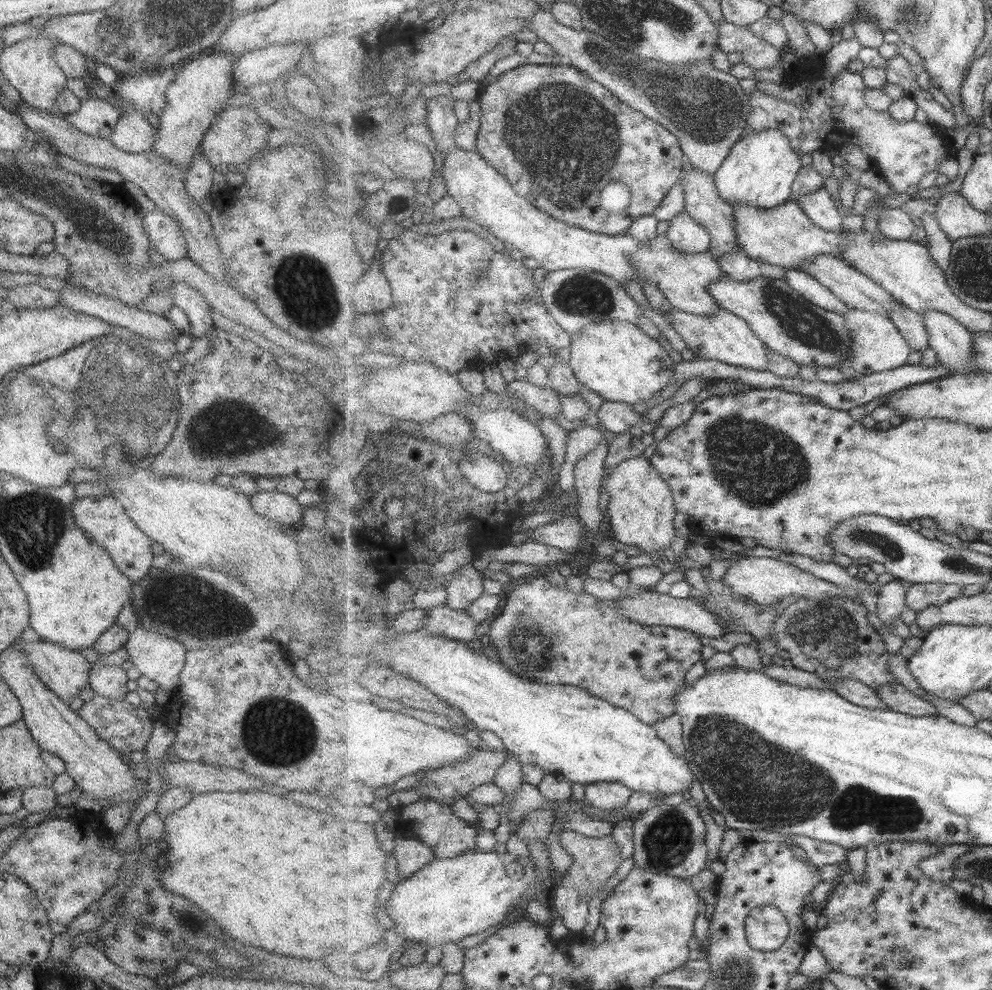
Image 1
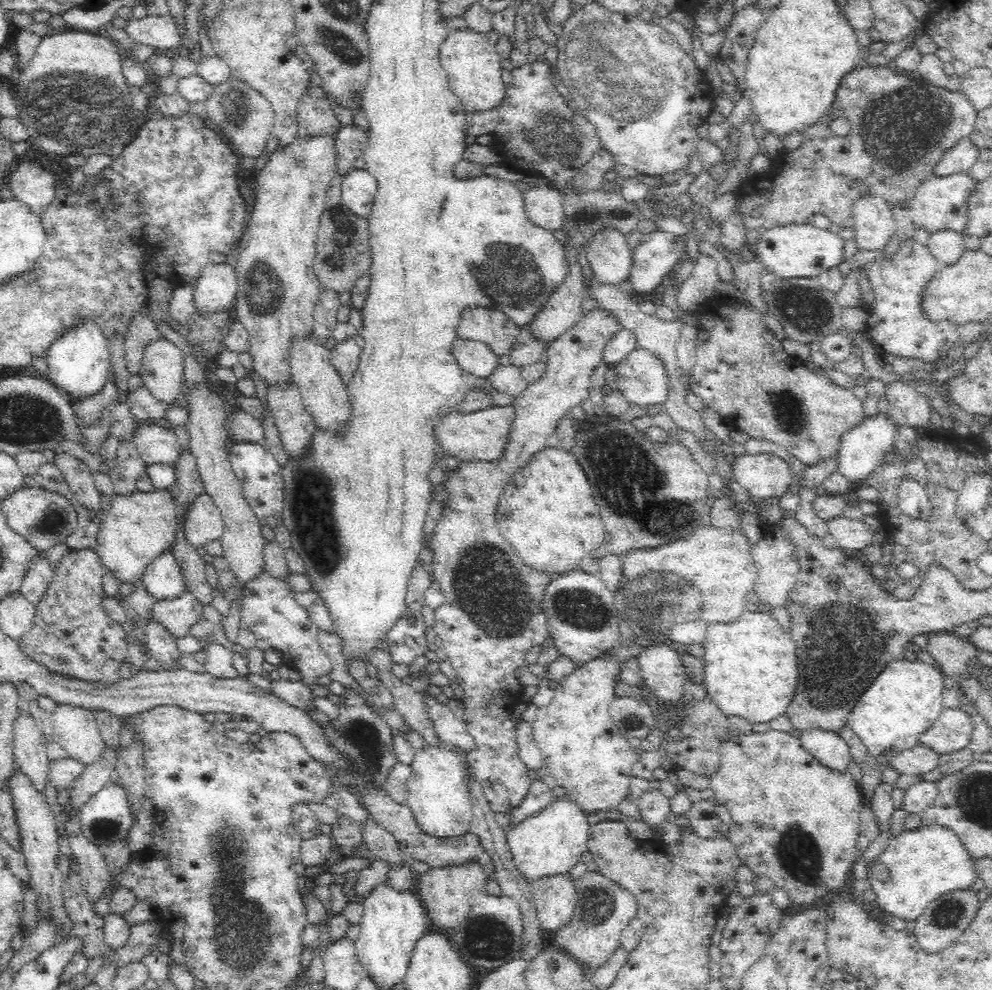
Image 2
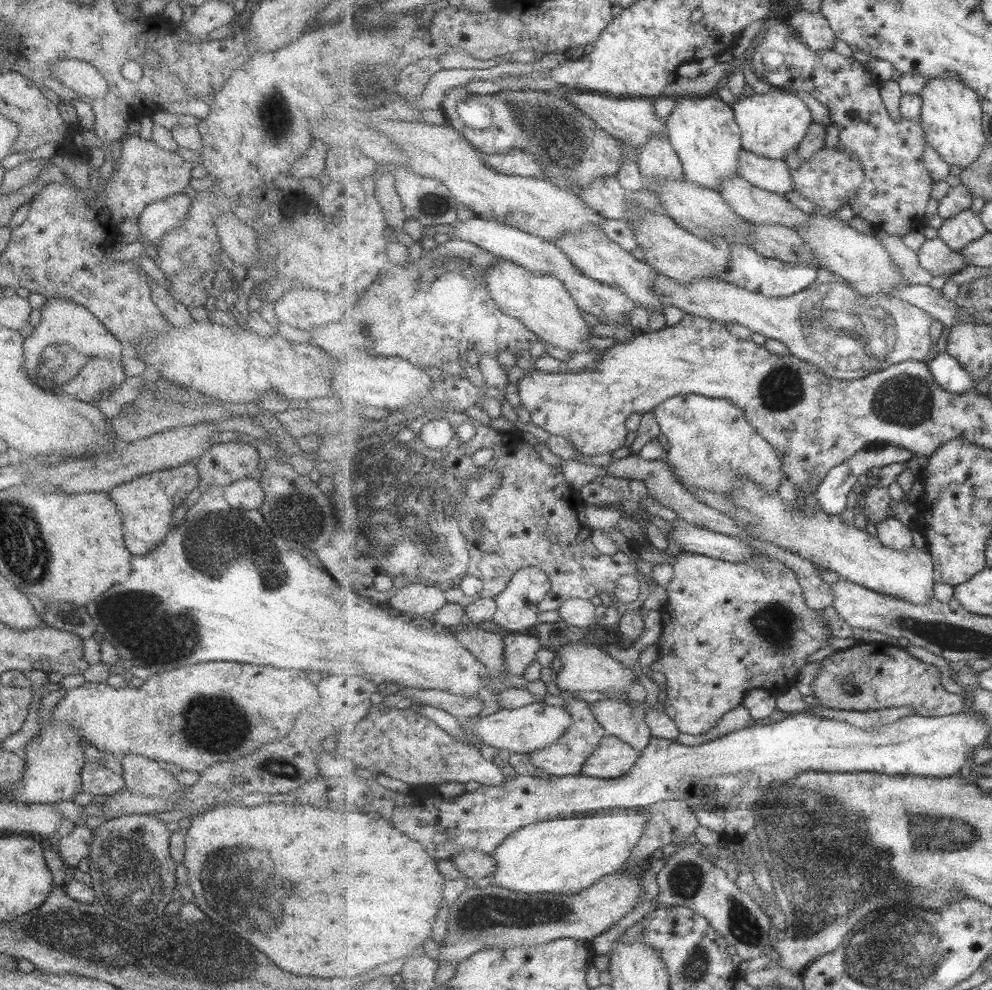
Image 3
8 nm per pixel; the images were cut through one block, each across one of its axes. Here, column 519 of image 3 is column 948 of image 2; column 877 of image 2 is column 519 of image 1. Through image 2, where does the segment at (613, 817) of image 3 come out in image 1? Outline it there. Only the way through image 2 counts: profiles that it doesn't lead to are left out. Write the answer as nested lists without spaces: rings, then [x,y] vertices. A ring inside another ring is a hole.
[[[477,850],[455,858],[433,859],[413,877],[400,881],[392,887],[393,890],[389,889],[389,916],[385,916],[385,920],[389,918],[387,922],[407,943],[425,943],[428,949],[444,944],[458,944],[468,936],[483,932],[490,933],[499,927],[523,896],[531,896],[538,891],[541,878],[535,873],[533,864],[531,857],[515,856],[508,851],[497,854],[494,850]]]

